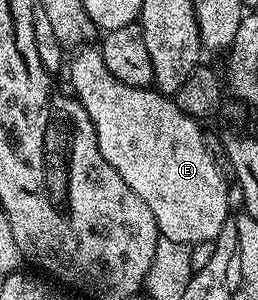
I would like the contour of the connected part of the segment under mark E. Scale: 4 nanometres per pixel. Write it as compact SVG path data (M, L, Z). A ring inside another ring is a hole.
M85 44L75 51L76 54L66 66L68 78L72 81L71 93L86 108L90 120L98 136L98 148L102 148L102 156L130 184L142 200L146 200L146 208L154 212L154 220L158 224L161 235L170 240L178 240L182 244L195 247L196 242L215 243L220 237L222 228L229 225L228 190L229 183L224 182L221 173L214 168L210 152L204 143L205 131L200 131L201 123L191 118L182 108L176 106L171 97L165 96L155 88L143 86L127 86L118 81L106 68L99 49L95 45Z

